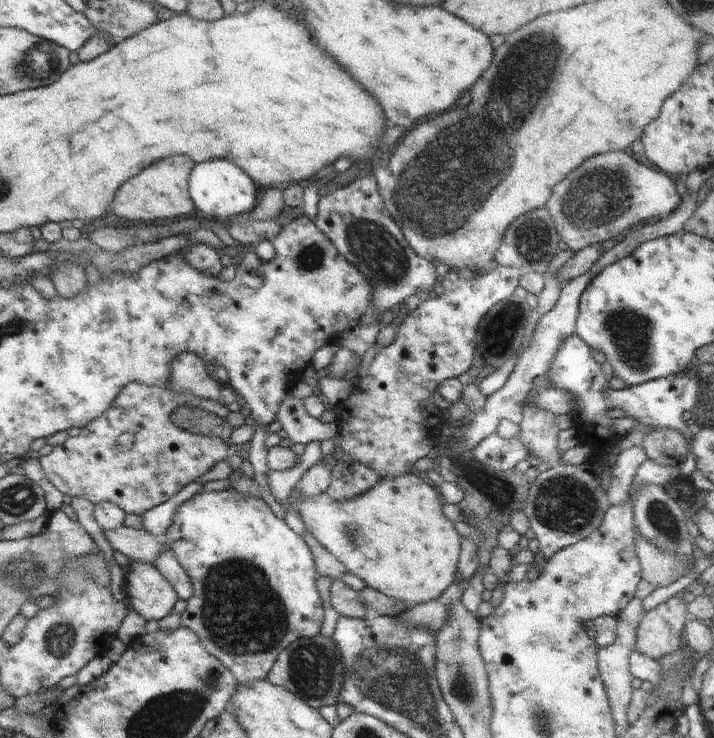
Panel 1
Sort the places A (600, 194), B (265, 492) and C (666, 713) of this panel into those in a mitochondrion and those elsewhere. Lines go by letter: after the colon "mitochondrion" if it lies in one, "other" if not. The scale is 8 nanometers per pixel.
A: mitochondrion
B: other
C: other

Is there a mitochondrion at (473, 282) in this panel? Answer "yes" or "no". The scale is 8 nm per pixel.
no

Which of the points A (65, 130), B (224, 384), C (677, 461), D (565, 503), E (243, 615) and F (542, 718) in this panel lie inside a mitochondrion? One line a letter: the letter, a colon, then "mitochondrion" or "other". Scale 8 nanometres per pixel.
A: other
B: other
C: other
D: mitochondrion
E: mitochondrion
F: mitochondrion

